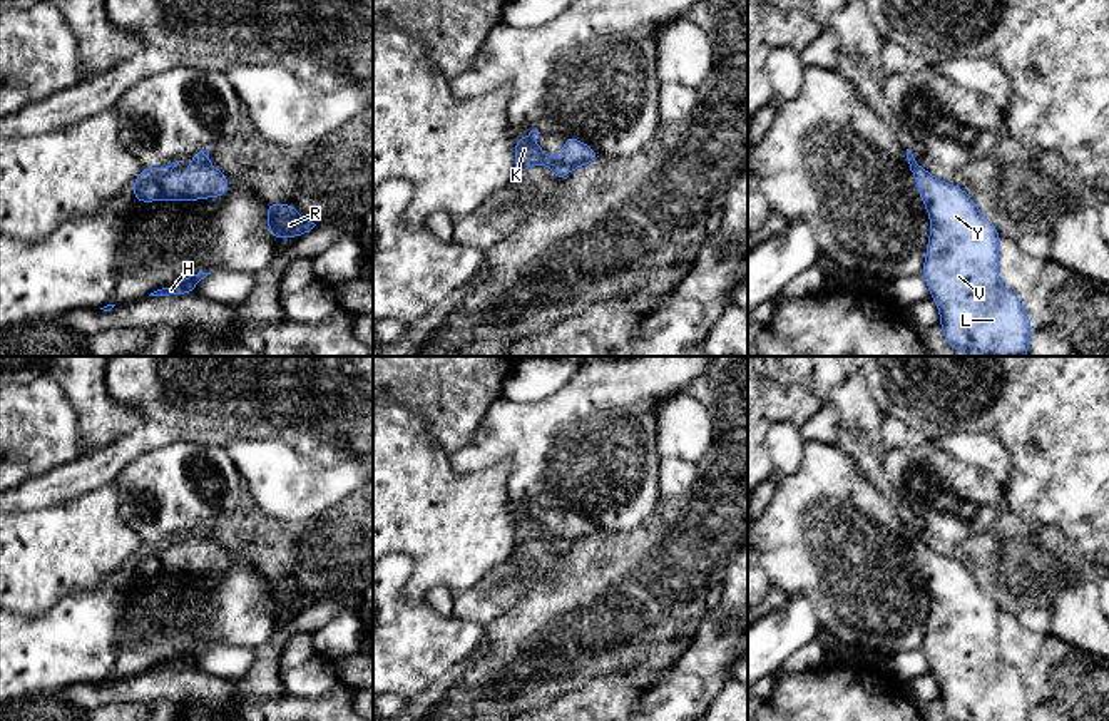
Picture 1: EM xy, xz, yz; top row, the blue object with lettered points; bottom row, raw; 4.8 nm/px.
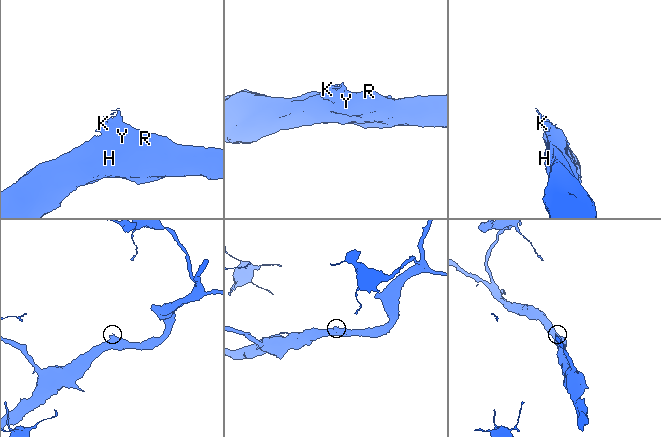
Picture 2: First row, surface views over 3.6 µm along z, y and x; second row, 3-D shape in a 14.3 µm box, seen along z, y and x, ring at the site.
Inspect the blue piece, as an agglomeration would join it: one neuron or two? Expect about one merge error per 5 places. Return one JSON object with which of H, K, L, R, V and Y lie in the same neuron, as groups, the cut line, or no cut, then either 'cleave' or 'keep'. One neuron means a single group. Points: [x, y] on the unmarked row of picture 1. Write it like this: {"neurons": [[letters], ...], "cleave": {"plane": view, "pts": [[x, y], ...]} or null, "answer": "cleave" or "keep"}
{"neurons": [["H", "K", "L", "R", "V", "Y"]], "cleave": null, "answer": "keep"}

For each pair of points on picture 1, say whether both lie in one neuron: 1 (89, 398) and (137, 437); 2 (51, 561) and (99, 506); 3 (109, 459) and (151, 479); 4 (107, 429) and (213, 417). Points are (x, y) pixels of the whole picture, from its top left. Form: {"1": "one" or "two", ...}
{"1": "two", "2": "one", "3": "two", "4": "two"}

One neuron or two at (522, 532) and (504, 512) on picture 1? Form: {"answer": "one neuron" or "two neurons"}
{"answer": "two neurons"}

